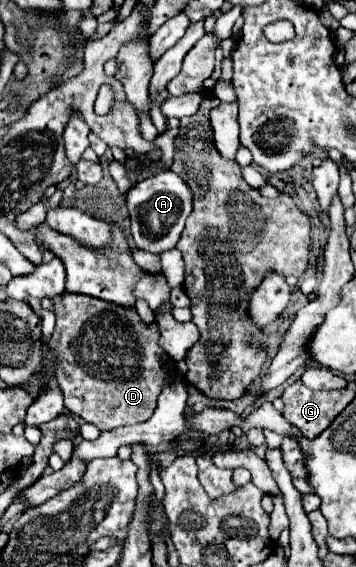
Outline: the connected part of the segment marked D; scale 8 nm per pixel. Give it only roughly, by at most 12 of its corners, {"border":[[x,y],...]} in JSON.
{"border":[[97,297],[51,299],[65,409],[143,423],[165,383],[157,325]]}

